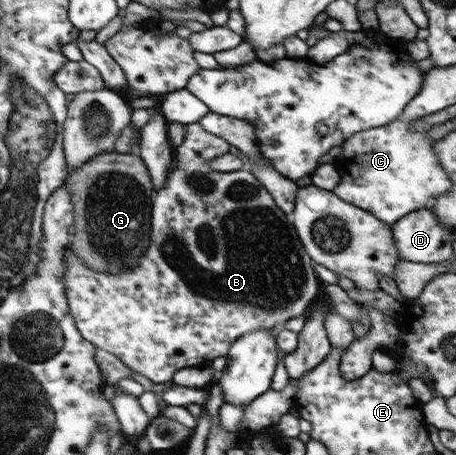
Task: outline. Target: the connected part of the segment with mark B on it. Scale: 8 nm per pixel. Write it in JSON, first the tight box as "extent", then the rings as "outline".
{"extent":[66,122,321,383],"outline":[[[199,122],[186,125],[185,139],[181,145],[174,148],[173,168],[165,185],[155,190],[152,200],[152,230],[150,244],[144,256],[141,256],[139,264],[134,267],[126,267],[121,273],[107,273],[95,271],[87,267],[71,250],[66,249],[66,289],[68,304],[71,314],[75,317],[76,326],[81,335],[90,343],[105,349],[109,354],[119,358],[127,368],[140,373],[153,383],[170,383],[177,371],[194,366],[211,368],[212,361],[218,357],[227,357],[229,348],[235,340],[249,332],[257,330],[280,329],[291,318],[307,315],[311,307],[317,302],[319,285],[321,281],[312,266],[313,261],[307,253],[295,226],[291,222],[290,215],[281,211],[275,203],[272,195],[259,183],[259,180],[251,173],[243,170],[233,172],[213,171],[208,163],[220,155],[229,151],[230,145],[221,136],[213,135],[205,131]]]}

